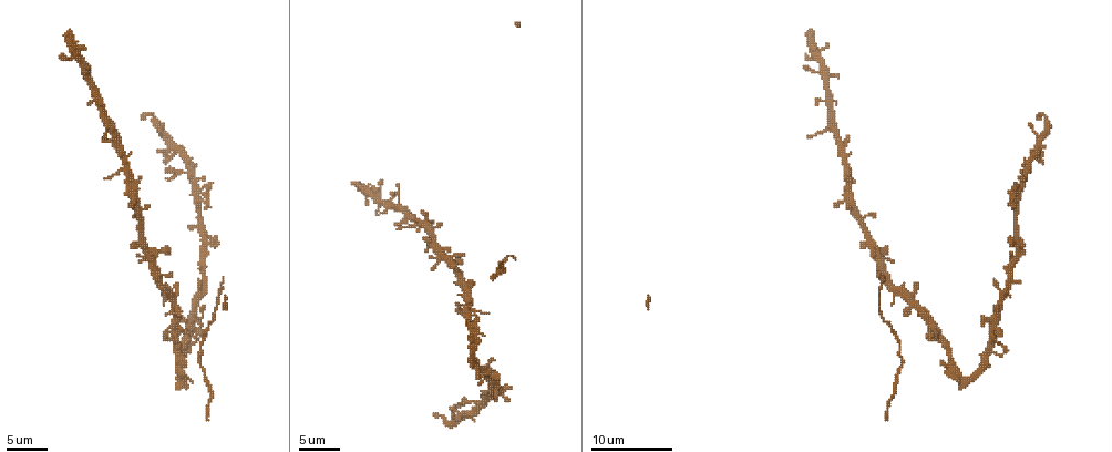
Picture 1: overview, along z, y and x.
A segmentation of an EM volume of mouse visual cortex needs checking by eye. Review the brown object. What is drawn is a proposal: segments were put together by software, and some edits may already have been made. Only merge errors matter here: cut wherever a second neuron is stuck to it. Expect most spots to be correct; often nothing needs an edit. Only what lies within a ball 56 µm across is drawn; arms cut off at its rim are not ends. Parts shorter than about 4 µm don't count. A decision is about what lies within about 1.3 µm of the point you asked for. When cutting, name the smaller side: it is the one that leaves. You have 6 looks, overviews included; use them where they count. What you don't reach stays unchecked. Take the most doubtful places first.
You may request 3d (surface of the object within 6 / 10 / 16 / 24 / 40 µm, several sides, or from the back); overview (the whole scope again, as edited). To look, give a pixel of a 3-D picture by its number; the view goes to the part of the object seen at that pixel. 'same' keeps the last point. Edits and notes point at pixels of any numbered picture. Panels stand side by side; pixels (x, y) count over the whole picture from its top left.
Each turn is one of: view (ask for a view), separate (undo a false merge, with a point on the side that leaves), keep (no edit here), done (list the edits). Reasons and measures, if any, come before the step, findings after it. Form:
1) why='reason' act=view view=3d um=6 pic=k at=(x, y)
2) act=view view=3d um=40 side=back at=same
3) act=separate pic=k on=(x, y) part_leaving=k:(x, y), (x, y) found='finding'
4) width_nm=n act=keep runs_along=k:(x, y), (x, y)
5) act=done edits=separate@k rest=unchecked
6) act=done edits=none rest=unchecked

why='thin arm on a thick one' act=view view=3d um=16 pic=1 at=(174, 305)

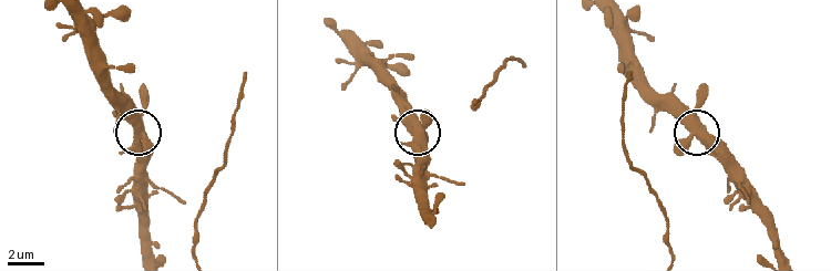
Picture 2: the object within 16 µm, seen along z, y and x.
act=keep runs_along=2:(722, 158), (666, 113), (657, 113), (653, 118) found='all the same neuron'

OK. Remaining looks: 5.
act=view view=3d um=16 pic=1 at=(204, 331)

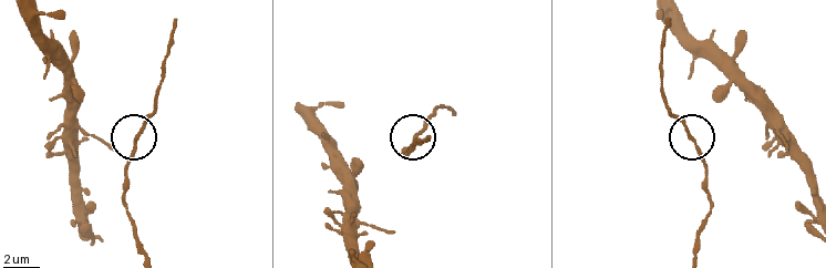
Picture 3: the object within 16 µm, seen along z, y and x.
why='closer look' act=view view=3d um=6 pic=3 at=(416, 134)

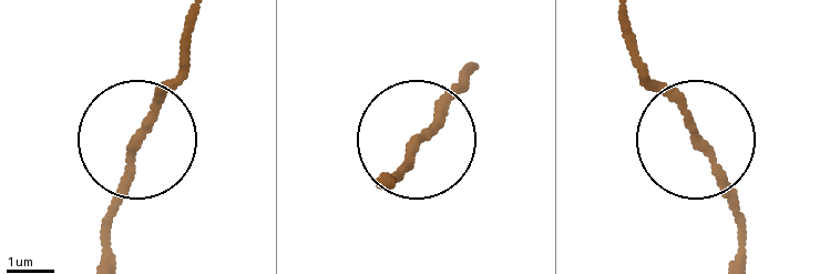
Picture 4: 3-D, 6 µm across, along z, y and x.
act=keep found='all the same neuron'

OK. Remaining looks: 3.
act=view view=3d um=10 pic=1 at=(843, 197)

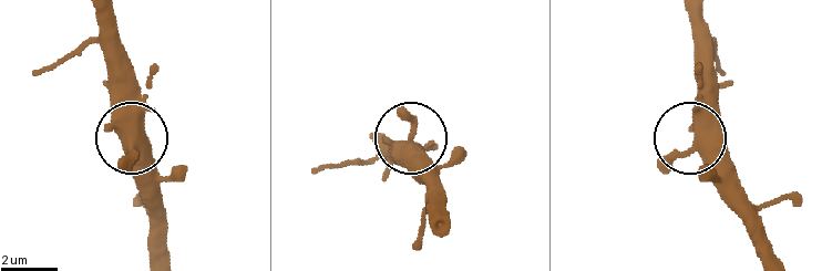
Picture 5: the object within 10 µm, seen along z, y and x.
act=keep found='all the same neuron'

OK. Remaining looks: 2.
act=done edits=none rest=unchecked

